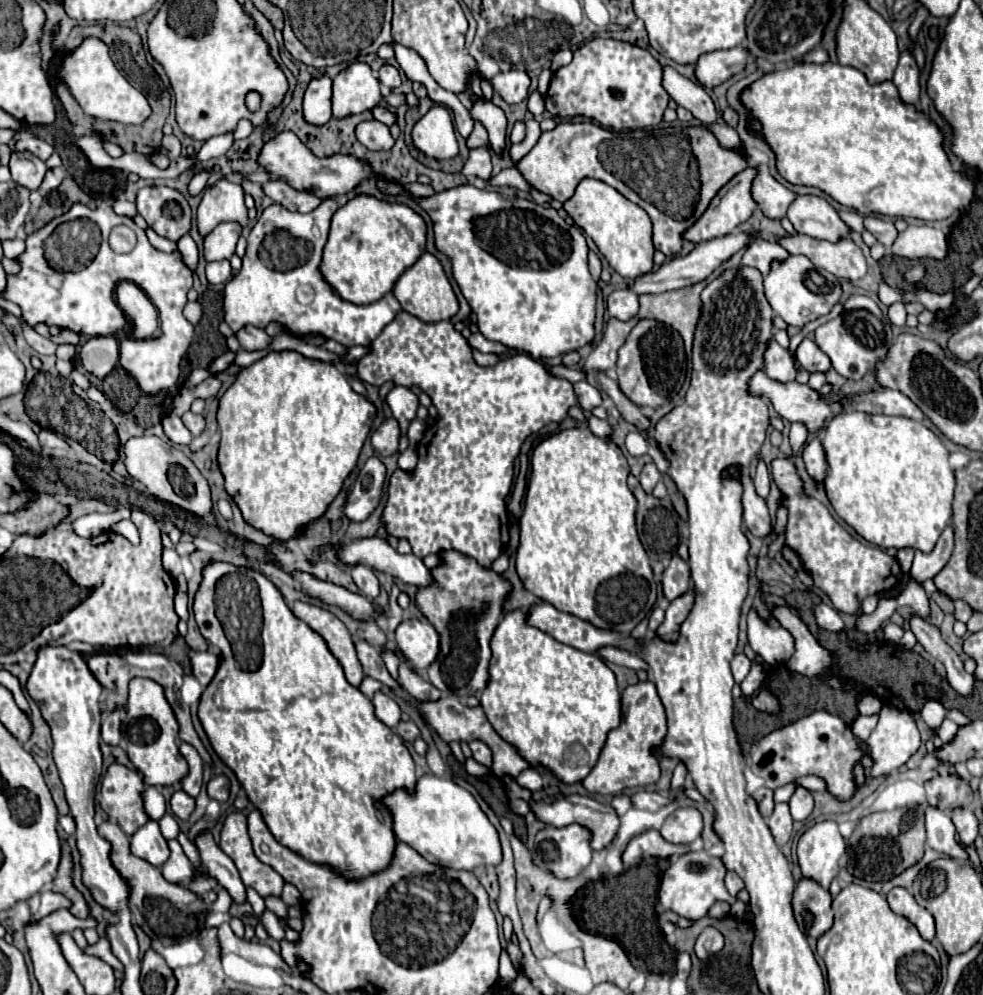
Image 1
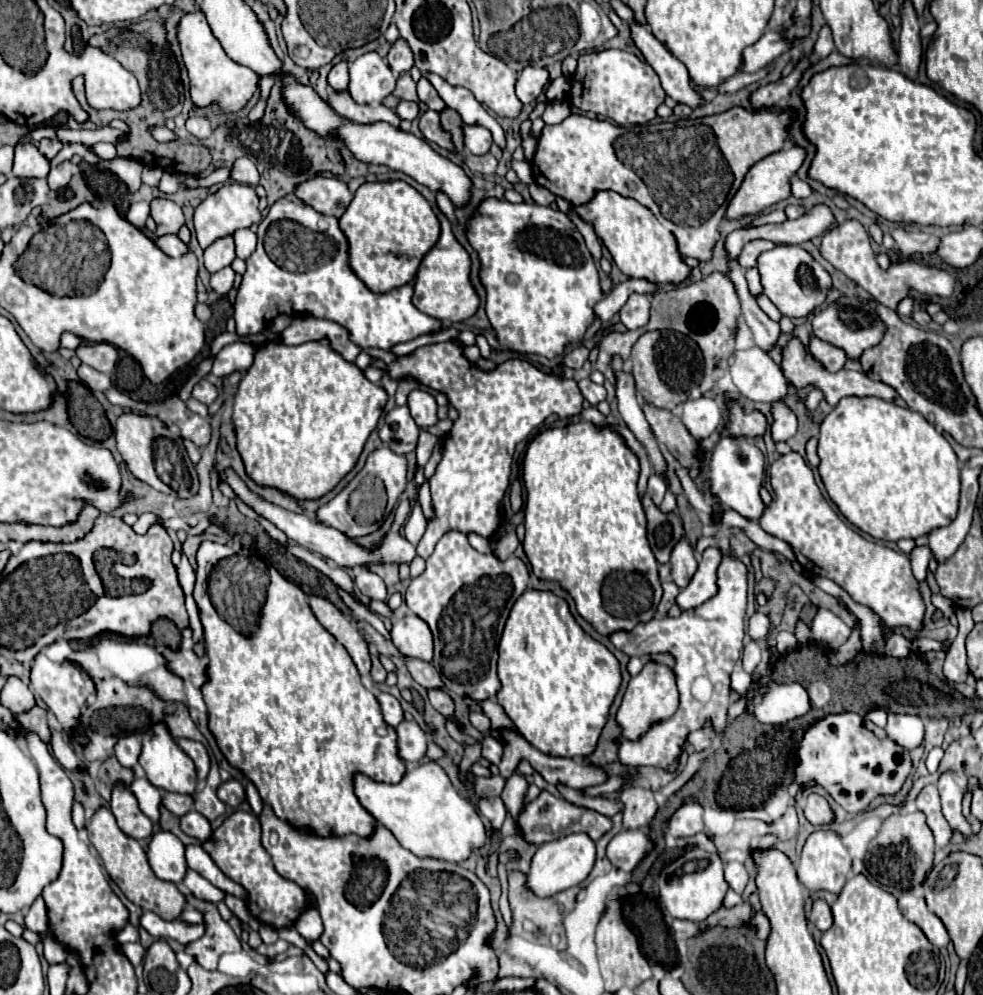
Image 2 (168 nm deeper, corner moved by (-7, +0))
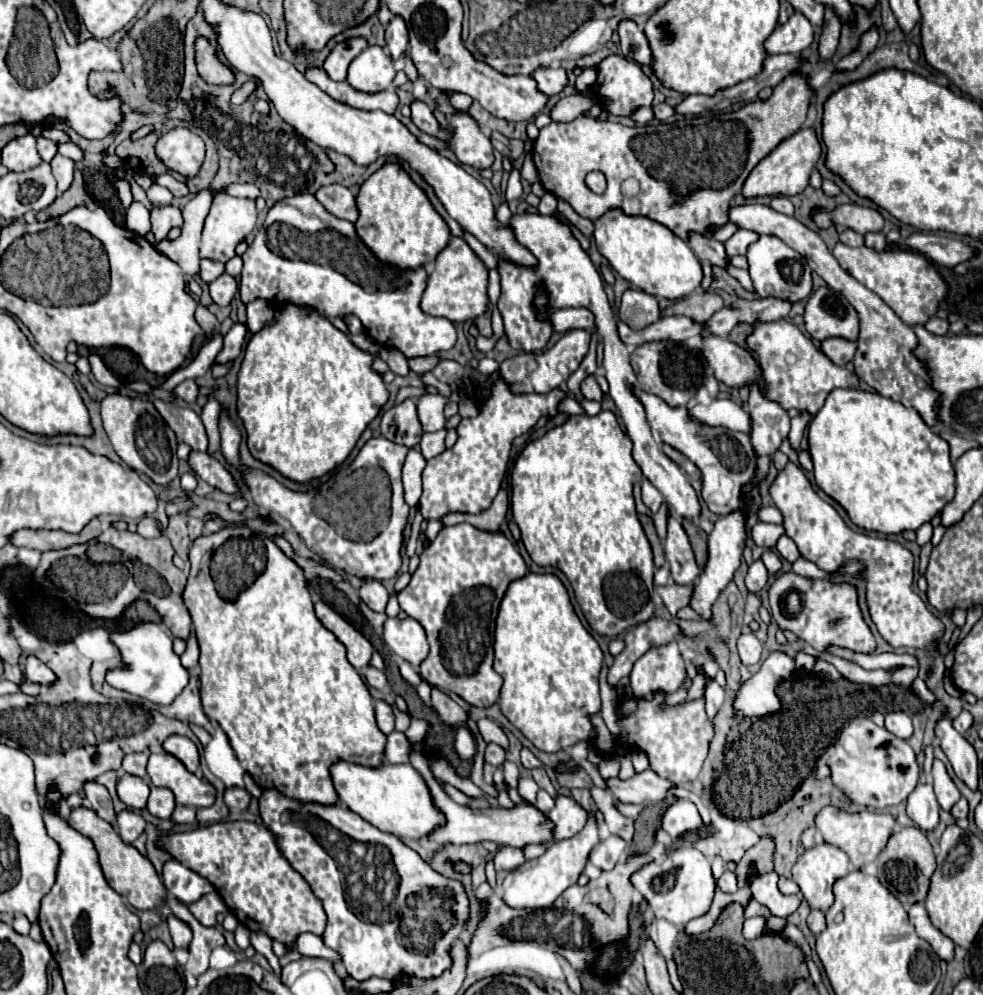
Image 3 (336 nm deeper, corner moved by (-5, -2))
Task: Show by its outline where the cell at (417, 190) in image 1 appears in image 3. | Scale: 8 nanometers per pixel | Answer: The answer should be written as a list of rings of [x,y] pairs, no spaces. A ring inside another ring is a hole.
[[[452,237],[450,243],[438,253],[434,261],[434,269],[428,277],[428,287],[422,295],[420,307],[428,315],[446,317],[452,323],[470,321],[486,311],[486,287],[488,287],[488,269],[474,255],[474,251],[466,245],[462,237]]]

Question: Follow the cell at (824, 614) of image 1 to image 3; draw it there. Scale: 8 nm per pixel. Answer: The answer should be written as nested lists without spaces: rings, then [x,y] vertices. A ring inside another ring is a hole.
[[[796,573],[778,575],[772,581],[770,595],[768,595],[774,621],[778,623],[780,629],[790,629],[794,635],[798,635],[798,639],[806,641],[816,651],[822,651],[826,645],[834,643],[834,645],[842,645],[842,647],[848,647],[854,651],[872,653],[876,649],[874,635],[870,633],[868,625],[864,623],[856,599],[842,595],[840,585],[850,585],[850,583],[832,583],[830,579],[812,581],[812,579],[804,579]],[[790,591],[797,591],[801,596],[802,607],[796,615],[786,615],[786,611],[784,611],[784,595]]]

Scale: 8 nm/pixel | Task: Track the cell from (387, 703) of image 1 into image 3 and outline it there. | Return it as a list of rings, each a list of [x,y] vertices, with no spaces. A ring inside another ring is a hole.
[[[376,699],[374,707],[376,707],[376,723],[378,723],[380,731],[386,735],[392,733],[394,731],[394,709],[392,709],[392,705]]]

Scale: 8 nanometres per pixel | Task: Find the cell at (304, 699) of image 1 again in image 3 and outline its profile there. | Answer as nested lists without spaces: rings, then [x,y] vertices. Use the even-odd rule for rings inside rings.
[[[222,529],[220,533],[214,533],[214,535],[204,535],[204,537],[198,537],[192,547],[190,547],[190,563],[192,563],[192,569],[190,569],[190,577],[188,577],[188,585],[184,589],[184,603],[186,603],[186,609],[192,617],[192,623],[194,623],[194,631],[196,631],[196,637],[198,637],[198,645],[200,645],[200,667],[202,667],[202,673],[200,673],[200,683],[202,683],[202,689],[200,689],[200,697],[202,697],[202,707],[204,707],[204,713],[216,721],[222,731],[226,733],[240,765],[244,771],[248,771],[252,775],[252,779],[256,781],[256,785],[260,785],[262,789],[276,789],[280,791],[282,795],[290,797],[290,799],[296,799],[300,803],[318,803],[318,805],[338,805],[340,799],[338,799],[338,793],[334,789],[334,783],[332,783],[332,775],[330,775],[330,767],[338,761],[352,761],[352,763],[360,763],[364,767],[380,767],[382,765],[382,759],[384,759],[384,747],[386,747],[386,735],[378,729],[376,725],[376,717],[374,717],[374,705],[372,705],[372,695],[368,693],[368,687],[366,683],[362,681],[362,677],[358,675],[358,671],[348,663],[346,659],[346,649],[344,645],[328,631],[322,627],[322,623],[316,619],[314,615],[314,605],[312,605],[312,597],[310,597],[310,591],[306,587],[306,579],[304,579],[304,573],[302,569],[290,561],[278,547],[274,541],[270,541],[266,535],[264,535],[264,545],[254,545],[250,541],[254,539],[246,539],[246,543],[240,543],[240,539],[230,539],[238,529]]]

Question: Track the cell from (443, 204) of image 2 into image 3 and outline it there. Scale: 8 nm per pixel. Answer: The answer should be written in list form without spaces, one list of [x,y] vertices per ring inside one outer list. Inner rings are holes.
[[[464,230],[464,240],[489,269],[497,269],[498,259],[478,239]]]

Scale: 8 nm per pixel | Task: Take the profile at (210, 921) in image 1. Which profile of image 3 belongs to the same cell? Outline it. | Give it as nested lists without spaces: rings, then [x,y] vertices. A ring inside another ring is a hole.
[[[168,915],[168,927],[170,927],[170,935],[172,935],[174,945],[186,949],[188,943],[192,941],[192,929],[188,927],[188,923],[184,923],[176,915]]]

